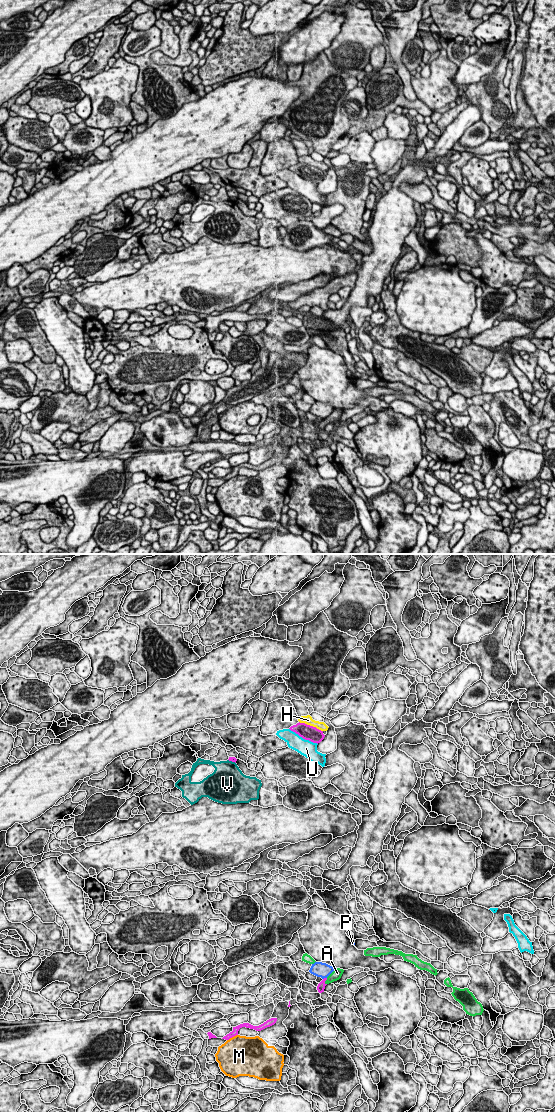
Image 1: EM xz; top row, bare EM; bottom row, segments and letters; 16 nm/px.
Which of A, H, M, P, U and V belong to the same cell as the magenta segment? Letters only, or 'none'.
A

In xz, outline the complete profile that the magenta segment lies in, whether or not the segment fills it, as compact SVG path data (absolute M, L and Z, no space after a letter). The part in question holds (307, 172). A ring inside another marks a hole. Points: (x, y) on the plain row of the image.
M299 162L296 165L291 166L289 169L298 174L303 179L317 184L320 183L325 177L323 171L305 163Z

